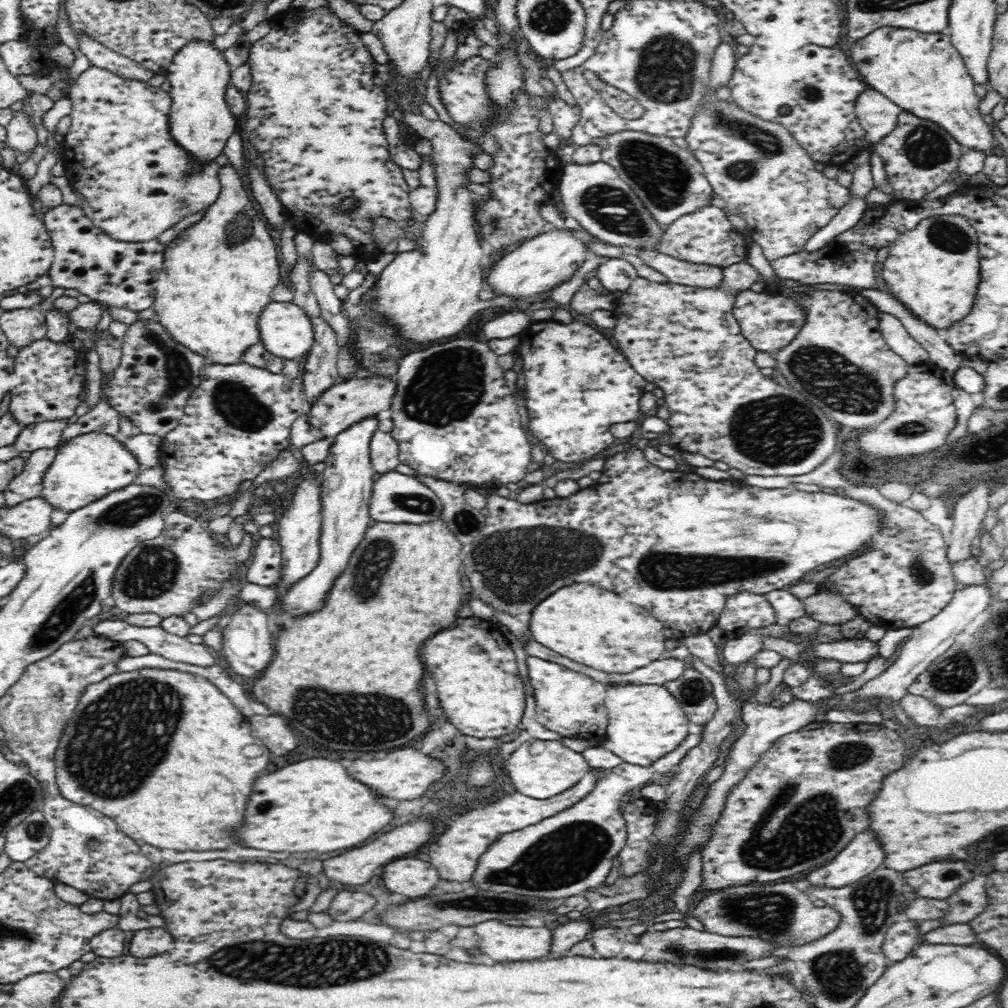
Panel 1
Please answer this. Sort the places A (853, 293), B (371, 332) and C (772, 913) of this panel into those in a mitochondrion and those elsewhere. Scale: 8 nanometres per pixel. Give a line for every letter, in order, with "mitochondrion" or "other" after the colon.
A: other
B: mitochondrion
C: mitochondrion

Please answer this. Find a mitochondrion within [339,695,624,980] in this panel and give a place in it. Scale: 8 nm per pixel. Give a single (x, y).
(567, 853)

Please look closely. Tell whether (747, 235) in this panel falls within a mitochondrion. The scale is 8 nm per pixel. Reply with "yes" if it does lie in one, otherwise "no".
no

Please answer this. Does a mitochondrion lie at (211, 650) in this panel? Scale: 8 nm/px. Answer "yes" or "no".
no

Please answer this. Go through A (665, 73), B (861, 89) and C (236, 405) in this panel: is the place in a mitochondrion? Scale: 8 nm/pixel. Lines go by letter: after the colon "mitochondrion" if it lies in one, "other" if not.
A: mitochondrion
B: other
C: mitochondrion

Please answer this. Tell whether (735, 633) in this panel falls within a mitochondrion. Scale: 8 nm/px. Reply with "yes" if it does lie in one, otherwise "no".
no

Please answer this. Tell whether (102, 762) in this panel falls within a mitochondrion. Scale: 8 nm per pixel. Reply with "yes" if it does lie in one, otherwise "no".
yes

